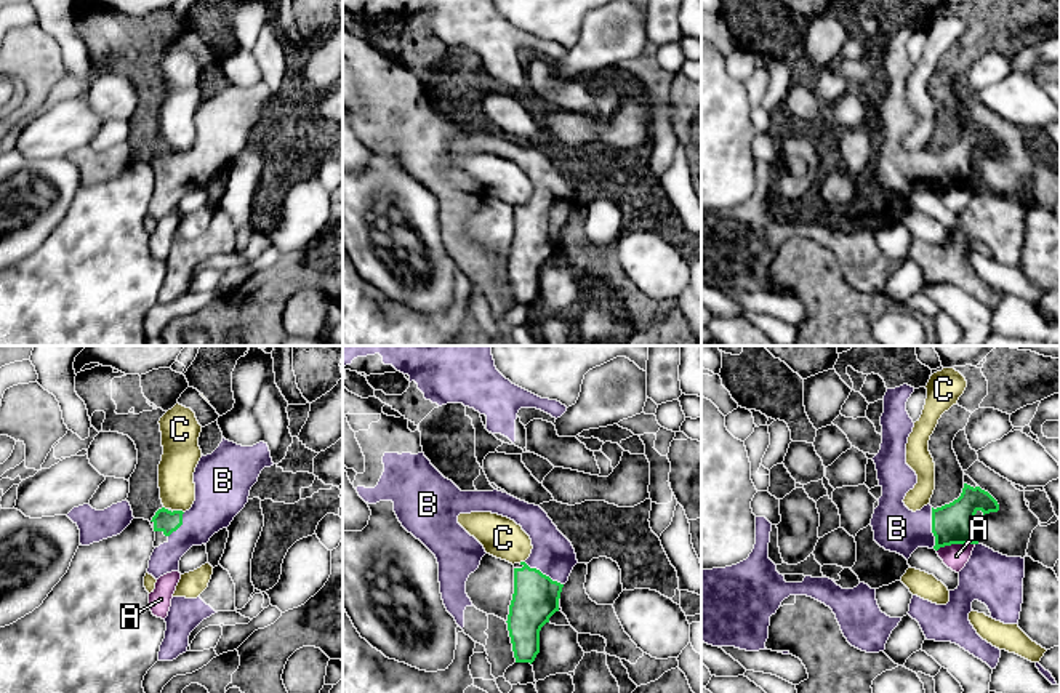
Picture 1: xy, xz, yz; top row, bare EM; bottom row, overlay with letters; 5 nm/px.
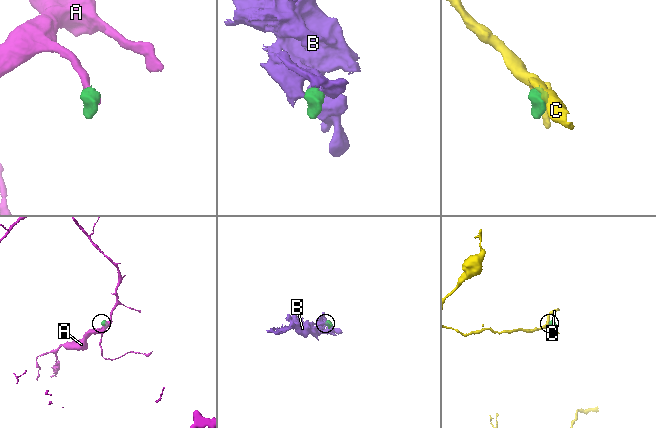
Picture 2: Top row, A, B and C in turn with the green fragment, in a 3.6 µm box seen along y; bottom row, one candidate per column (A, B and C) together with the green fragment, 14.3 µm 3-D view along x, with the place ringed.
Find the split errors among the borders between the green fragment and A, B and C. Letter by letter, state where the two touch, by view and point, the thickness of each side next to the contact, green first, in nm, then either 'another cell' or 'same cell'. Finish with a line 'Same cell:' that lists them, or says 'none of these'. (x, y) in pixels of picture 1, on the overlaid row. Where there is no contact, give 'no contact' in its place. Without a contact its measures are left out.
A: yz (955, 543) | 200/120 nm | another cell
B: yz (932, 528) | 200/240 nm | same cell
C: xy (178, 511) | 120/180 nm | another cell
Same cell: B

